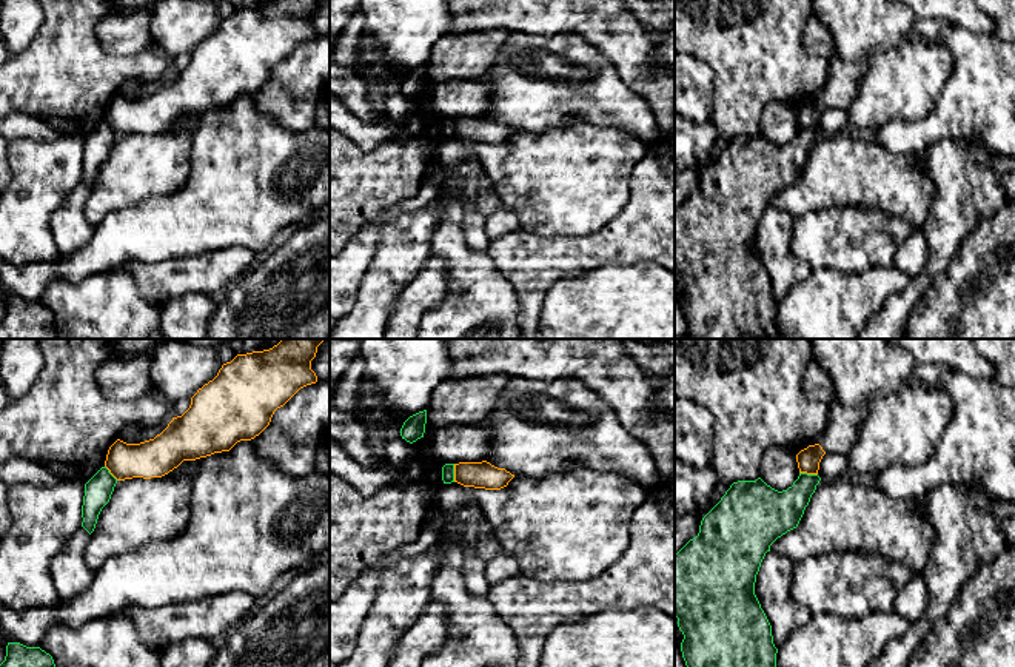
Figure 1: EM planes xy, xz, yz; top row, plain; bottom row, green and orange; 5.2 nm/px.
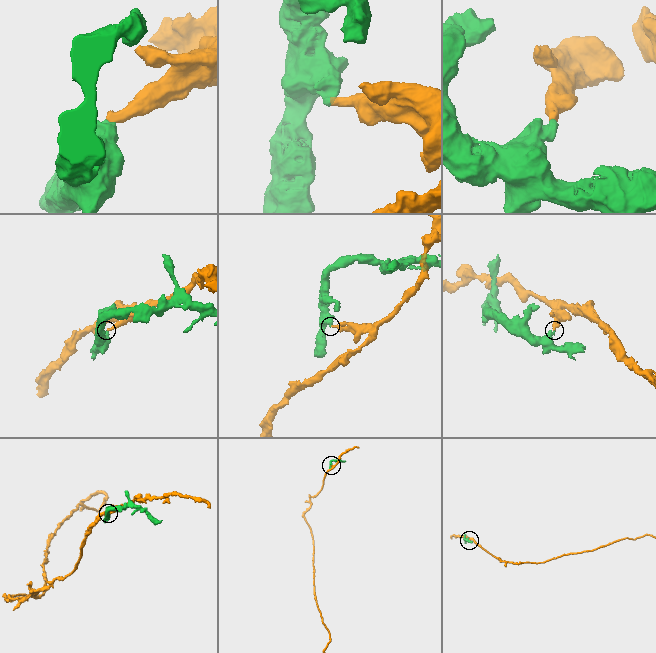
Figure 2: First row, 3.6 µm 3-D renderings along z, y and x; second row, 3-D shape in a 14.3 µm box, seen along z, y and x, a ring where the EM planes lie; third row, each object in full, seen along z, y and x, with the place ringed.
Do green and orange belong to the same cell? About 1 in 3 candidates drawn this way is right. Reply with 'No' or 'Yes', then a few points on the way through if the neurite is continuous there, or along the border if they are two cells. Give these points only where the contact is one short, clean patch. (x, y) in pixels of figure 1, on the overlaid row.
No. Boundary: xz (453, 464), (455, 481)

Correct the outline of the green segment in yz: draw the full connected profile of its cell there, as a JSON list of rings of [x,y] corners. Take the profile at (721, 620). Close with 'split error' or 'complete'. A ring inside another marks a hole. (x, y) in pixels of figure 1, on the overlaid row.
[[[799,473],[793,485],[782,491],[761,478],[733,482],[702,518],[698,536],[675,555],[675,616],[684,635],[681,652],[687,667],[776,667],[772,625],[755,595],[756,575],[770,545],[798,527],[819,481],[818,474]]]; complete

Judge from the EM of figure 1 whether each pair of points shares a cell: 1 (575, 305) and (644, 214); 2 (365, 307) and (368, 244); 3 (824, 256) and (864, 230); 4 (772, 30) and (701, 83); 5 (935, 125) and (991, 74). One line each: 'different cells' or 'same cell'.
1: different cells
2: different cells
3: same cell
4: different cells
5: same cell

